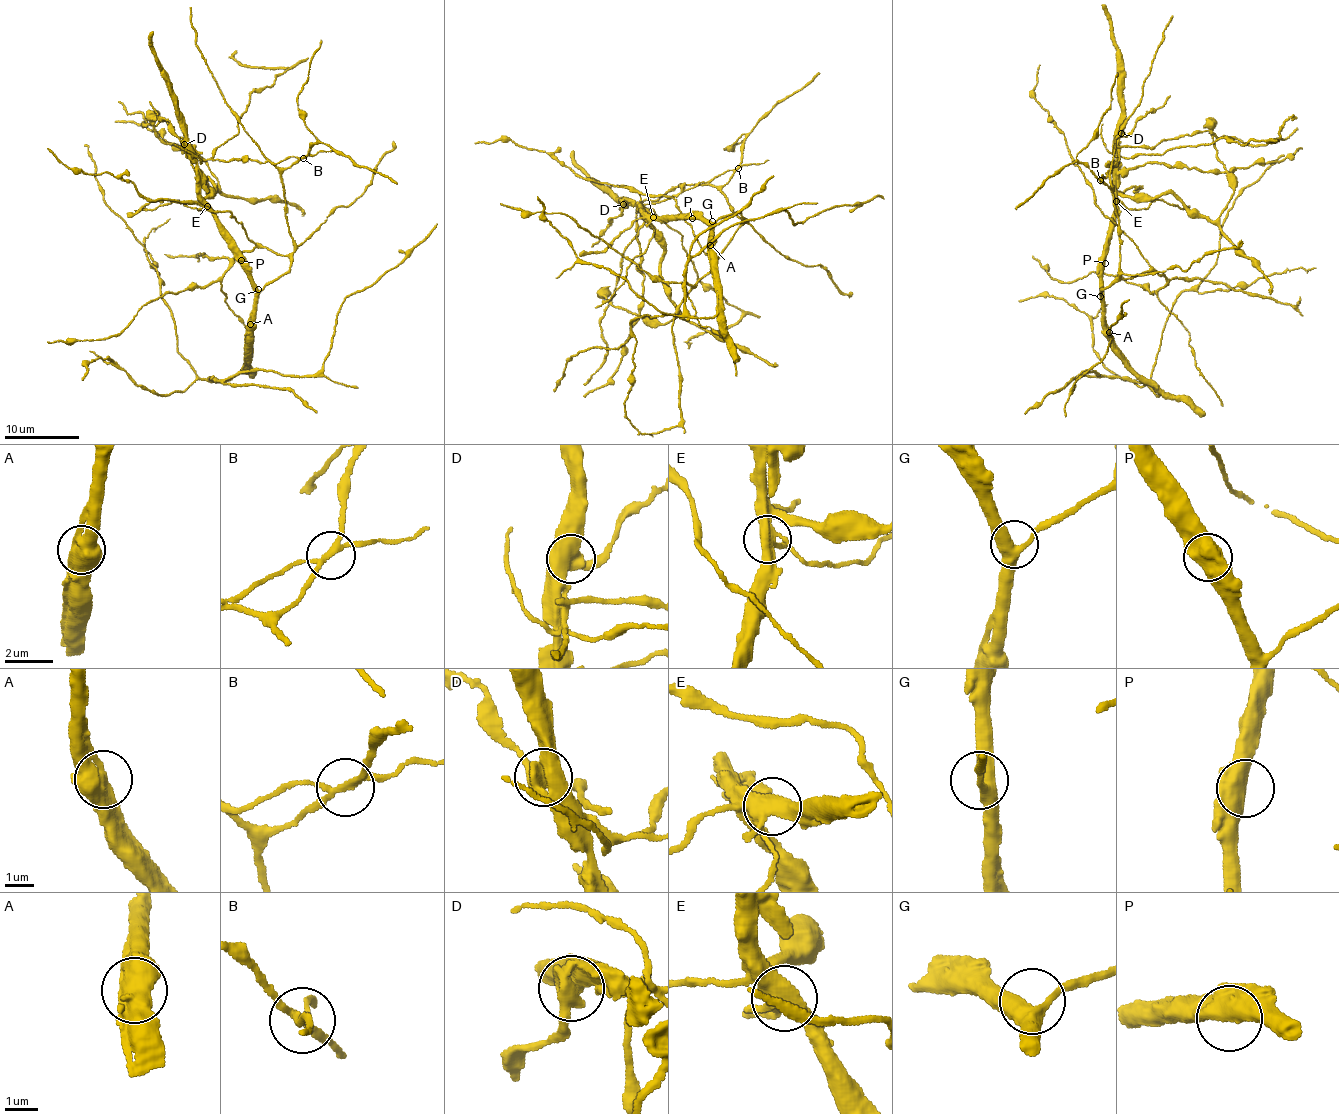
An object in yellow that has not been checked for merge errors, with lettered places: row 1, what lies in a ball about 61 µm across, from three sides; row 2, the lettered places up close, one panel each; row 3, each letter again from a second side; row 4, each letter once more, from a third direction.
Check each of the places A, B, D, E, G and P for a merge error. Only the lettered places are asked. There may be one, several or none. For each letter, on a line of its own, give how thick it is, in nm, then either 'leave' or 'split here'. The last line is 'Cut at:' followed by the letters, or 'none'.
A: 480 nm thick; leave
B: 190 nm thick; split here
D: 550 nm thick; split here
E: 420 nm thick; split here
G: 400 nm thick; leave
P: 480 nm thick; leave
Cut at: B, D, E

